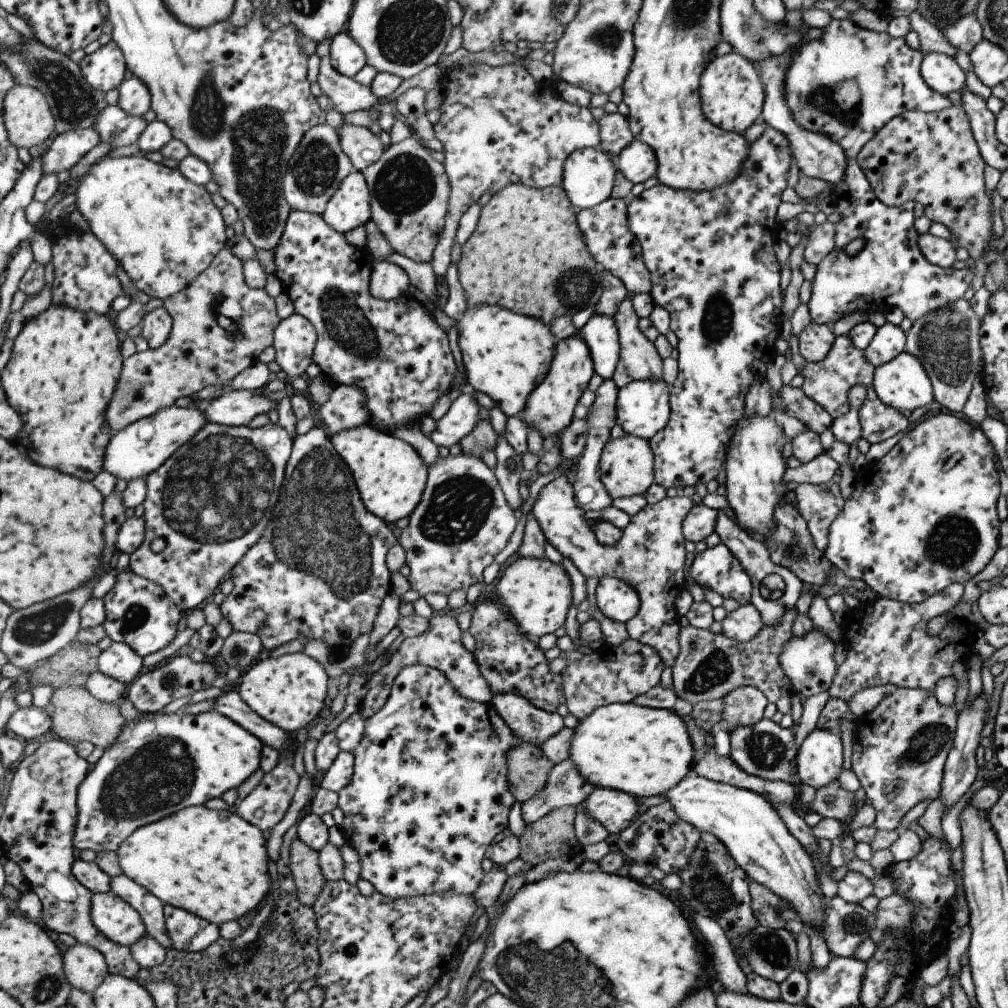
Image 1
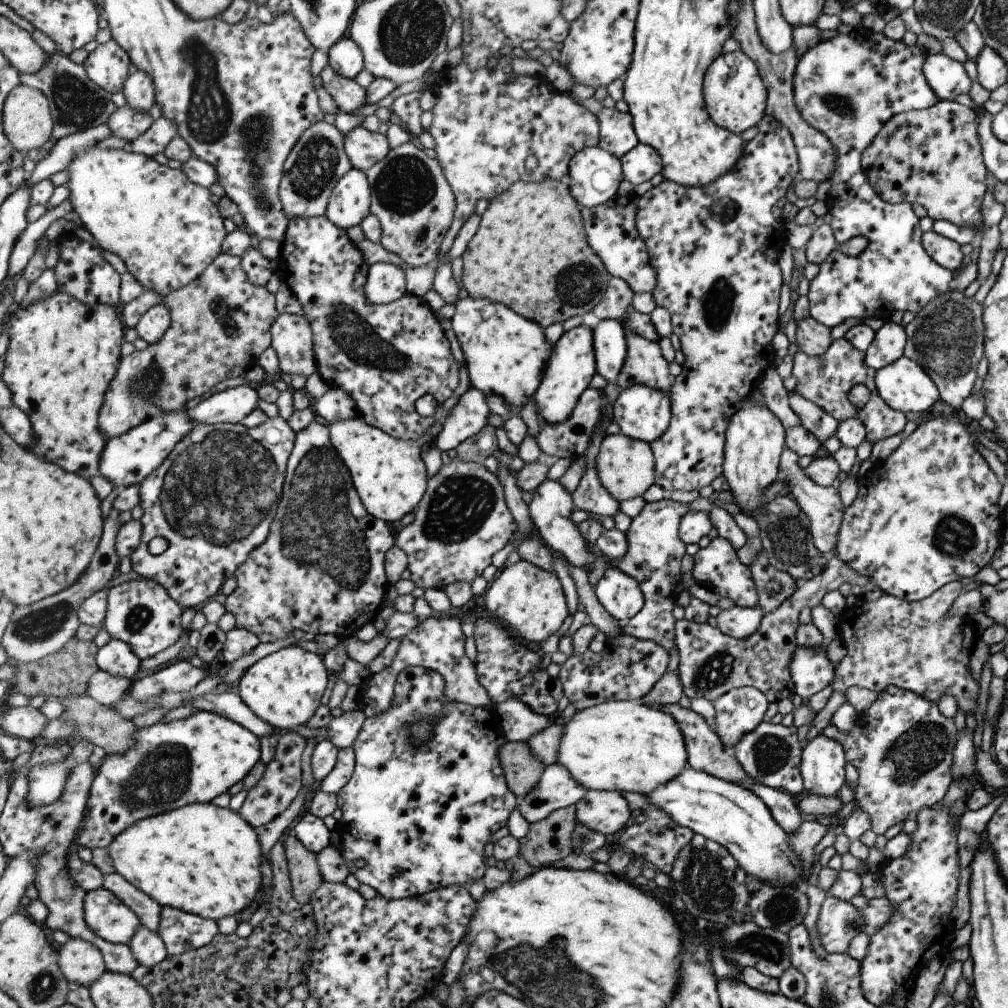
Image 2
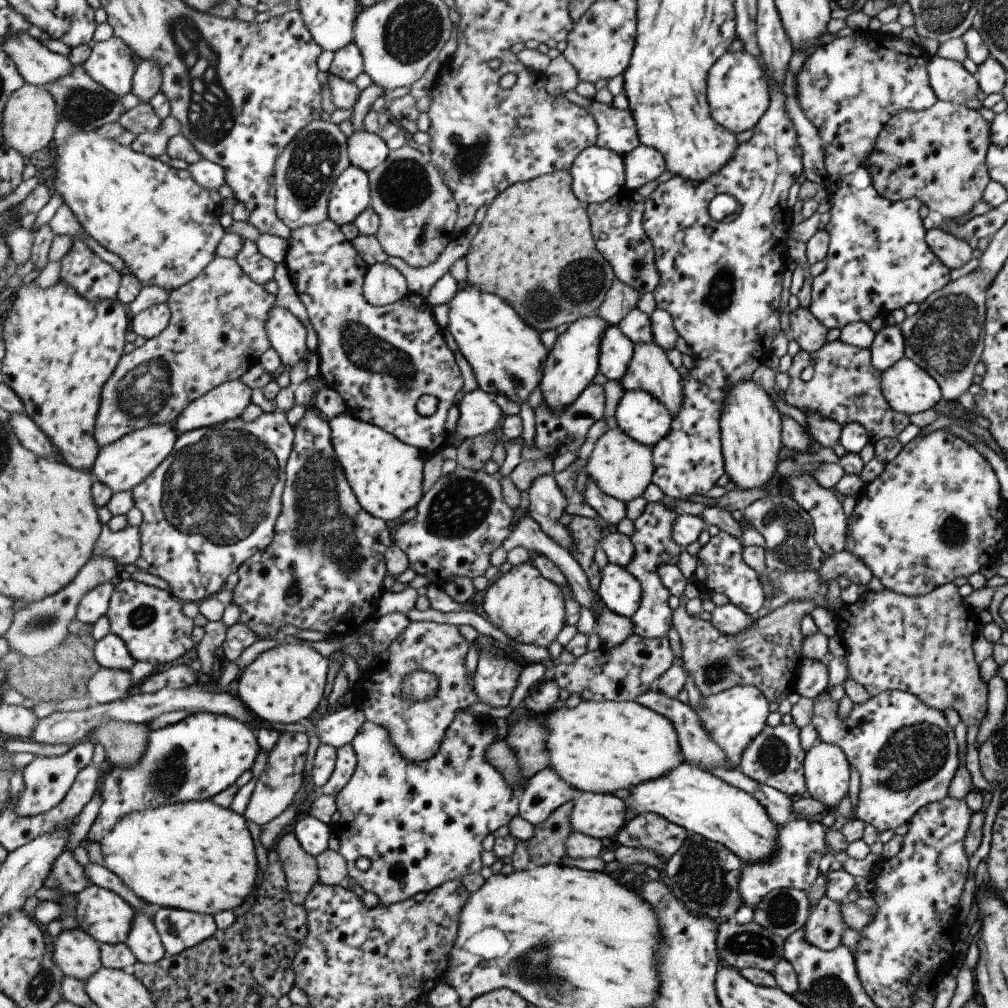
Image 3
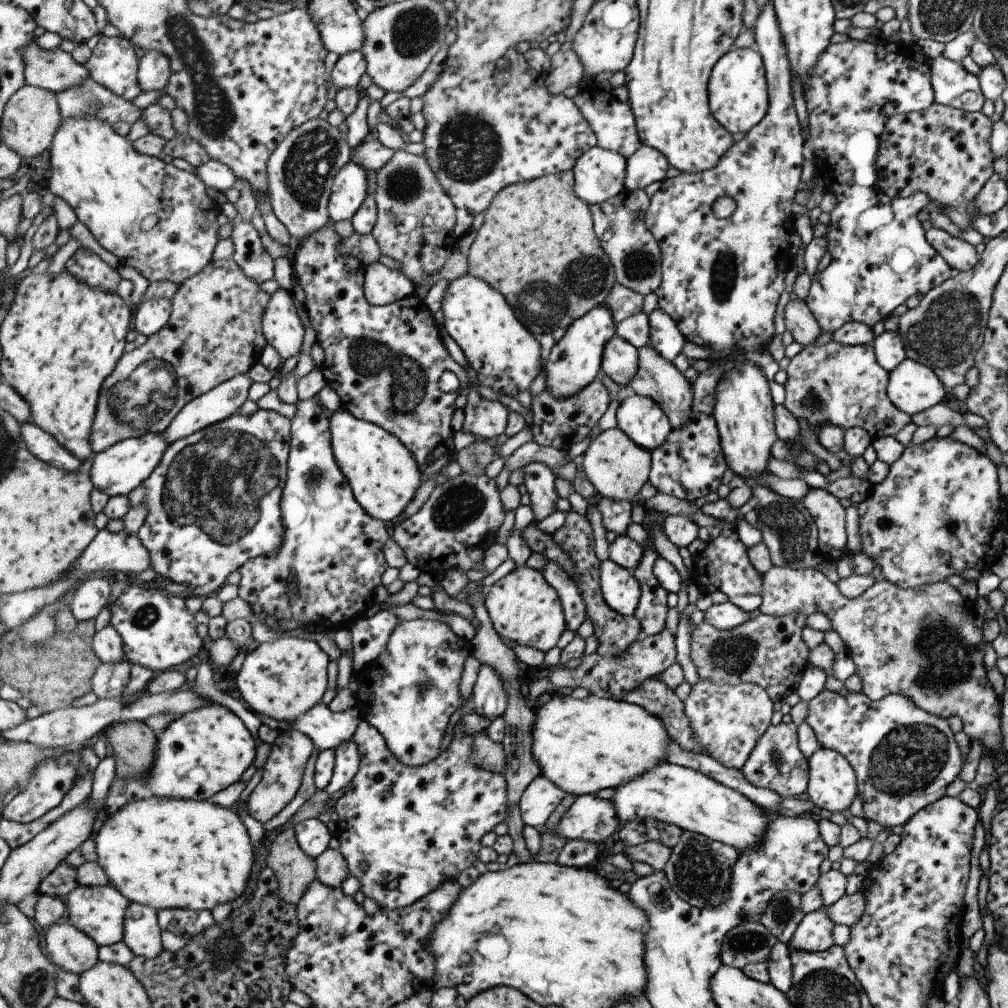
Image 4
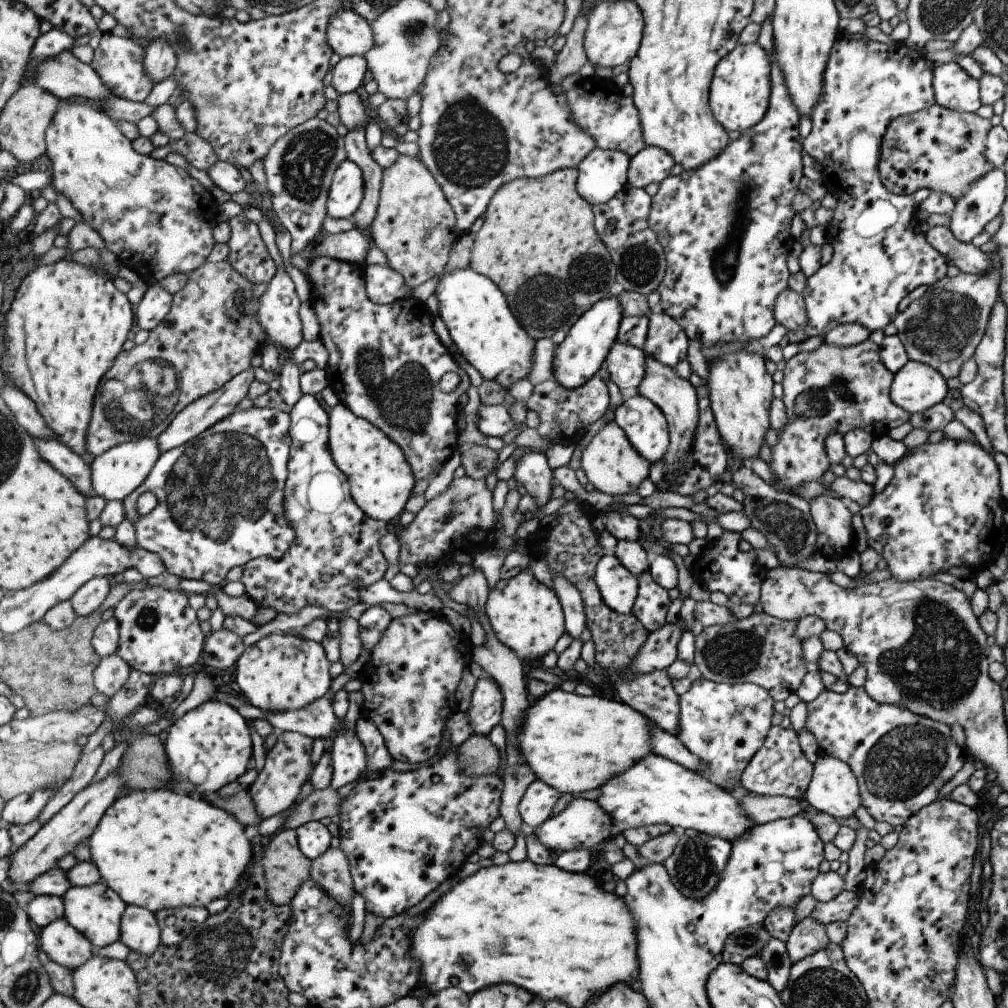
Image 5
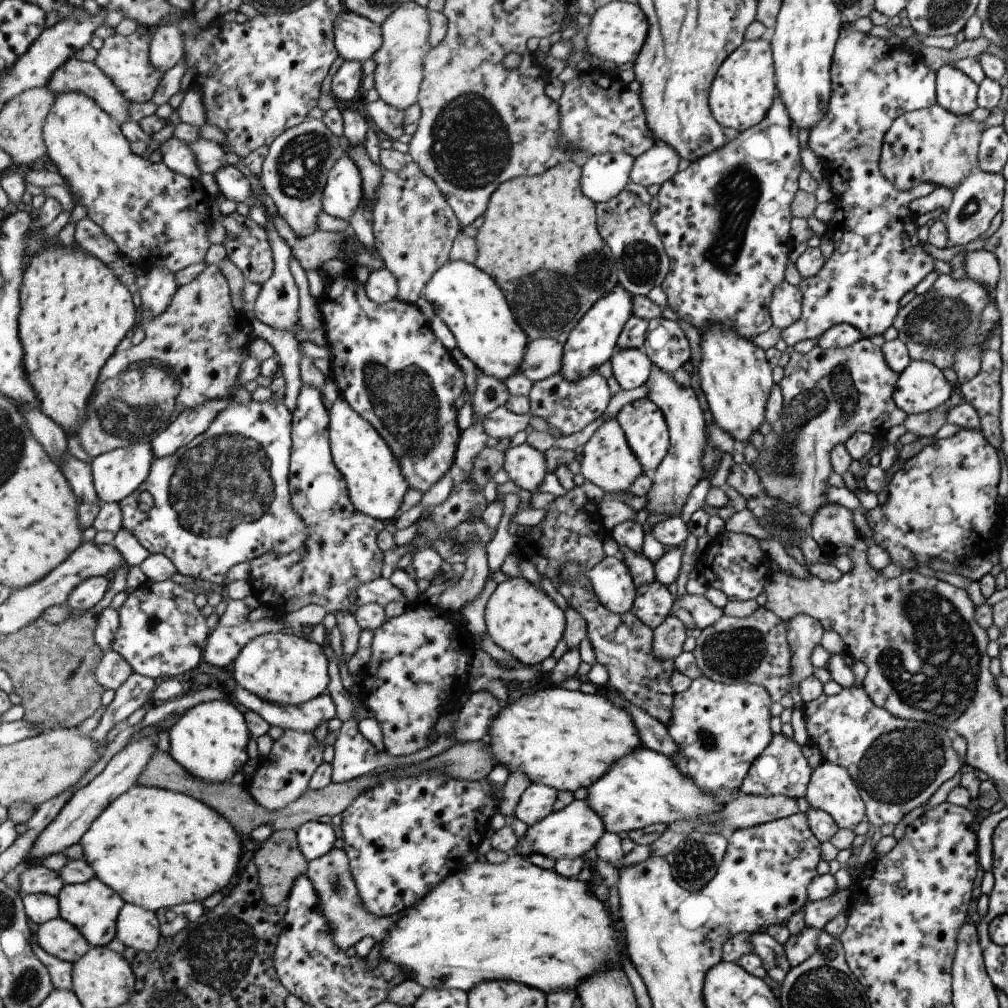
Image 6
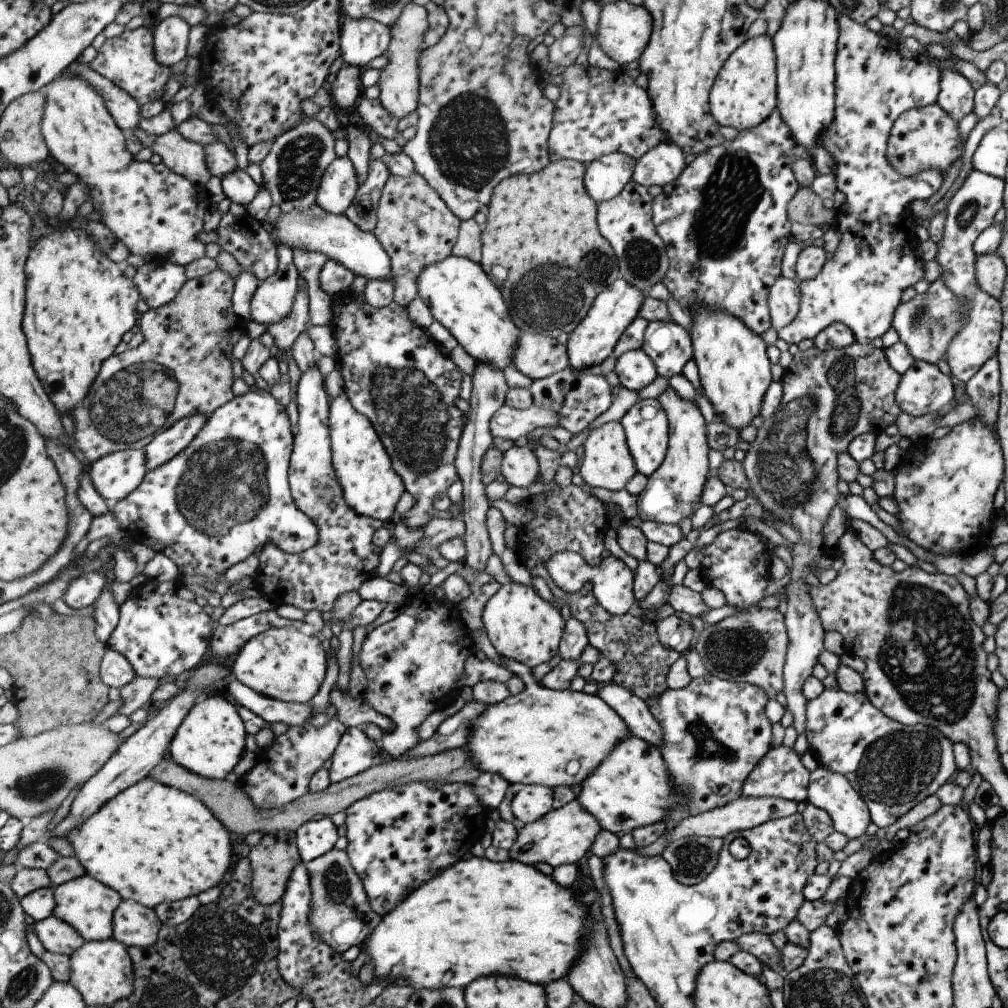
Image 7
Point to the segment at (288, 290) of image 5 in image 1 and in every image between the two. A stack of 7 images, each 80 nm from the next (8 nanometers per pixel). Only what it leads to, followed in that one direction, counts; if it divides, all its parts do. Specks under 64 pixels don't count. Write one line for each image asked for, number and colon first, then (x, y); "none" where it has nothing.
1: (296, 338)
2: (292, 337)
3: (288, 335)
4: (281, 323)

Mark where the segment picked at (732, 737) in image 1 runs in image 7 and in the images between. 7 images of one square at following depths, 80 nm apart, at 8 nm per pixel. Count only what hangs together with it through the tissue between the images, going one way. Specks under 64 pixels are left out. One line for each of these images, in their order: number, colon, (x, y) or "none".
2: (770, 753)
3: (773, 757)
4: (775, 762)
5: (778, 768)
6: (781, 769)
7: (779, 774)

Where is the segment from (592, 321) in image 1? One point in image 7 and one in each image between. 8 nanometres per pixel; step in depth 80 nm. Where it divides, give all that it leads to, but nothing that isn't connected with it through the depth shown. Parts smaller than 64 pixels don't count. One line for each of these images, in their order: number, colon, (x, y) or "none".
2: (610, 342)
3: (617, 348)
4: (620, 362)
5: (626, 364)
6: (632, 368)
7: (635, 370)

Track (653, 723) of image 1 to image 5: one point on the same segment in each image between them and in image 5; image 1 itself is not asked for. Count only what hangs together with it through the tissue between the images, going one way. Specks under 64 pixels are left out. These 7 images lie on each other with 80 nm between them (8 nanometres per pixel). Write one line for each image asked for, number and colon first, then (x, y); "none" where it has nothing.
2: (626, 746)
3: (599, 747)
4: (586, 745)
5: (575, 743)

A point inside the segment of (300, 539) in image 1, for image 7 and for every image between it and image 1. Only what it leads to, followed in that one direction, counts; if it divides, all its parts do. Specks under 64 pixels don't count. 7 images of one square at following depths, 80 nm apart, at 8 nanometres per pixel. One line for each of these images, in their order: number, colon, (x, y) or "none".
2: (321, 570)
3: (324, 569)
4: (325, 573)
5: (337, 551)
6: (342, 552)
7: (345, 557)

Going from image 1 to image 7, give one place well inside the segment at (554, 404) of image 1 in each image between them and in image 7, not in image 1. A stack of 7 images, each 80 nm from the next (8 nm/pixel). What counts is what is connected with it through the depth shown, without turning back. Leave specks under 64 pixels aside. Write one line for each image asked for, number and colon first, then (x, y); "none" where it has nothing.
2: (573, 364)
3: (574, 361)
4: (575, 360)
5: (586, 347)
6: (593, 341)
7: (593, 341)

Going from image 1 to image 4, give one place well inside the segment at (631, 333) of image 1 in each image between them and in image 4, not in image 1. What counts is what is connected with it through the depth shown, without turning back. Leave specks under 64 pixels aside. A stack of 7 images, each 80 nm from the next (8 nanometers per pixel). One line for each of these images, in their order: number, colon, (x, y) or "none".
2: (645, 363)
3: (651, 369)
4: (656, 377)

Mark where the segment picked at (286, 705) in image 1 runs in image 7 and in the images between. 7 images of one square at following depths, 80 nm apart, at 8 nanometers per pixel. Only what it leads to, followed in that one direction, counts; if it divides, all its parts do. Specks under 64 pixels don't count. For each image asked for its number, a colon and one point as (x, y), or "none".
2: (286, 688)
3: (286, 684)
4: (284, 679)
5: (279, 673)
6: (284, 668)
7: (284, 663)

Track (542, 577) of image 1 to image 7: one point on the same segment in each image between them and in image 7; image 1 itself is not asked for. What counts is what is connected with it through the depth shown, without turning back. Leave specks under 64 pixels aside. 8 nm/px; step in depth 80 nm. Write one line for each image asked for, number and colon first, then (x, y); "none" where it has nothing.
2: (529, 600)
3: (529, 608)
4: (525, 608)
5: (529, 617)
6: (523, 619)
7: (521, 626)

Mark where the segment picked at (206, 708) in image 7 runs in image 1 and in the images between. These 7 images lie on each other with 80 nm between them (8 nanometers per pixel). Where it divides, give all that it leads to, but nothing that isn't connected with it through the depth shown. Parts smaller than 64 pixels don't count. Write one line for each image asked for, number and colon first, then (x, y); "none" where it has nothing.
1: (161, 764)
2: (173, 764)
3: (201, 756)
4: (202, 752)
5: (209, 746)
6: (210, 740)

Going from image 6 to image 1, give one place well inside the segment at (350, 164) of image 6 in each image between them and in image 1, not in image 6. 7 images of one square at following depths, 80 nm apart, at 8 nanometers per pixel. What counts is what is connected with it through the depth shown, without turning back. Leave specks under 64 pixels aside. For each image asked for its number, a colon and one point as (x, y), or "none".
1: (351, 206)
2: (351, 201)
3: (352, 193)
4: (351, 188)
5: (348, 190)

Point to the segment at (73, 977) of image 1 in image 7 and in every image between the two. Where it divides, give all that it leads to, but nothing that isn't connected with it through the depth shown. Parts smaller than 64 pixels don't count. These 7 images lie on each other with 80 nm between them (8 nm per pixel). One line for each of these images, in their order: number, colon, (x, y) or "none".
2: (83, 963)
3: (80, 956)
4: (73, 950)
5: (66, 945)
6: (60, 938)
7: (56, 935)

